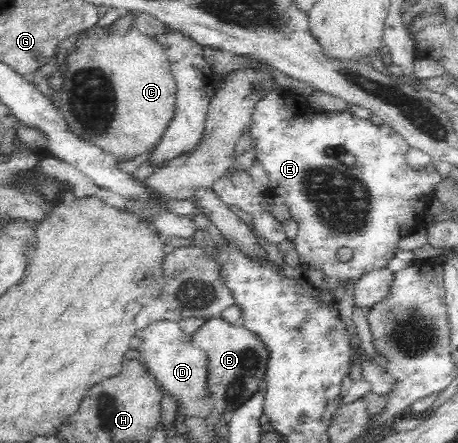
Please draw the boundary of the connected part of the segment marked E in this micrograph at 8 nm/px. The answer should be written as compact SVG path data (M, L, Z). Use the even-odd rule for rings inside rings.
M274 80L270 83L270 90L259 98L258 103L256 103L255 111L251 116L250 122L247 127L244 128L244 132L250 133L254 145L252 149L254 151L254 162L258 162L259 165L266 171L268 175L270 184L266 187L264 192L265 195L280 195L284 199L284 203L288 205L290 212L290 217L298 223L298 232L296 239L292 241L294 243L294 249L298 253L299 265L305 267L305 269L314 268L314 271L318 272L322 276L322 282L319 285L321 291L330 292L334 289L338 289L340 285L348 285L350 281L356 283L359 277L365 275L365 273L376 272L378 270L384 269L390 261L394 259L394 255L398 253L398 243L400 239L404 239L406 235L410 235L416 229L424 227L424 219L428 207L435 197L436 185L440 183L442 177L435 170L433 164L428 164L426 167L420 170L414 170L410 167L409 162L406 161L405 156L408 152L408 143L390 128L388 125L380 125L380 127L371 123L368 119L360 119L360 117L355 117L349 111L347 113L330 113L326 115L325 111L315 109L310 105L310 101L306 100L306 95L300 96L297 94L292 94L284 90L279 84L276 84ZM346 155L354 157L354 163L352 165L345 165L341 159L344 159ZM341 247L349 247L354 252L354 257L350 261L340 261L337 257L338 250Z

